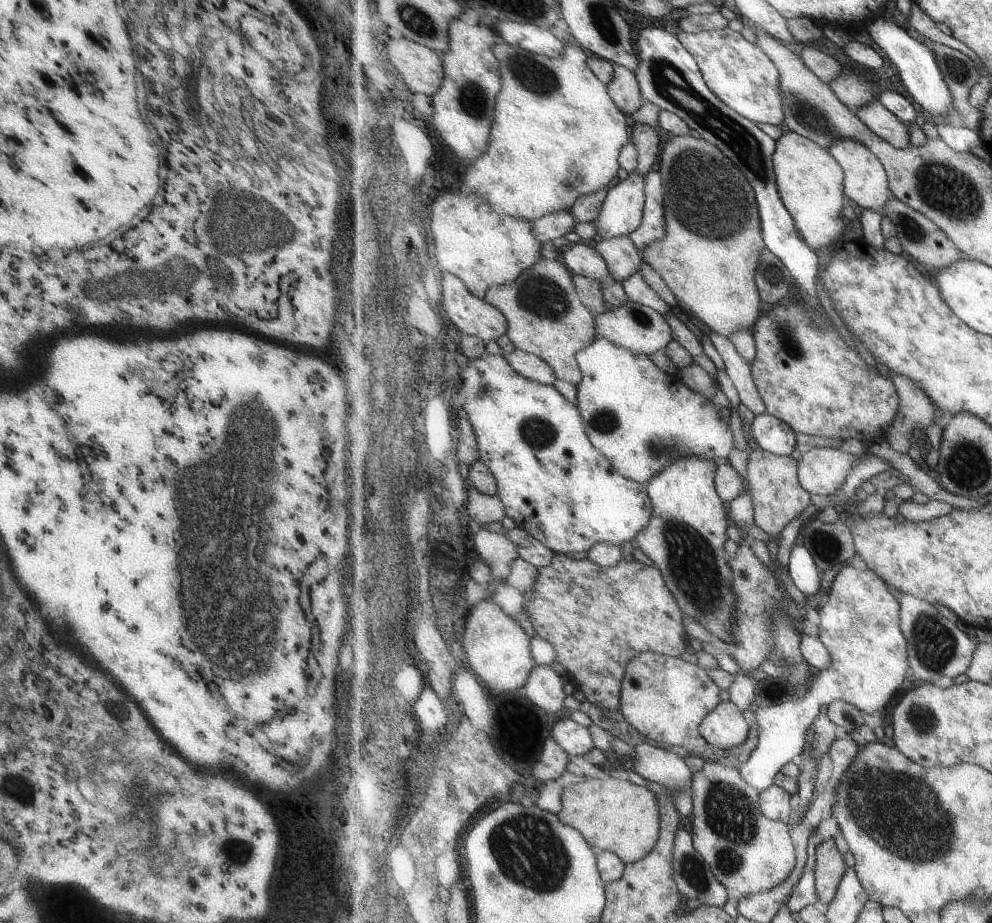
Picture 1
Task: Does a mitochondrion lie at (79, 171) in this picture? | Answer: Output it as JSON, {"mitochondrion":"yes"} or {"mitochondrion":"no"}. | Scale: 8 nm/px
{"mitochondrion":"no"}

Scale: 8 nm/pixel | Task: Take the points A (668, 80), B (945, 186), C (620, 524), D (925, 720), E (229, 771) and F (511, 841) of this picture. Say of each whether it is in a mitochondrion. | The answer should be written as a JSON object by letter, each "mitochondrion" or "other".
{"A":"mitochondrion","B":"mitochondrion","C":"other","D":"mitochondrion","E":"other","F":"mitochondrion"}

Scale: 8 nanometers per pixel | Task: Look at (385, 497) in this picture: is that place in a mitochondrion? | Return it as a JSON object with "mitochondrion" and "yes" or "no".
{"mitochondrion":"yes"}

